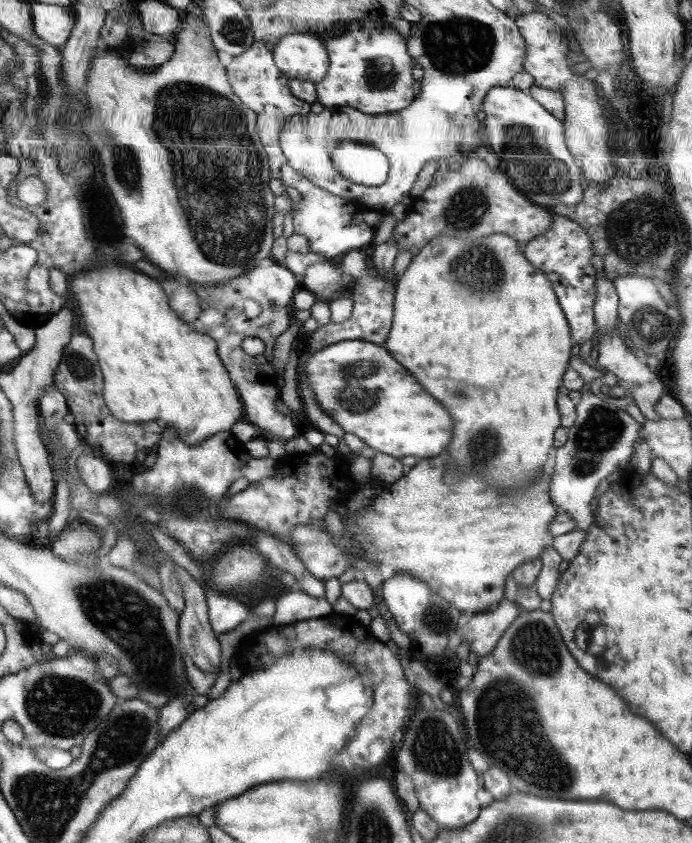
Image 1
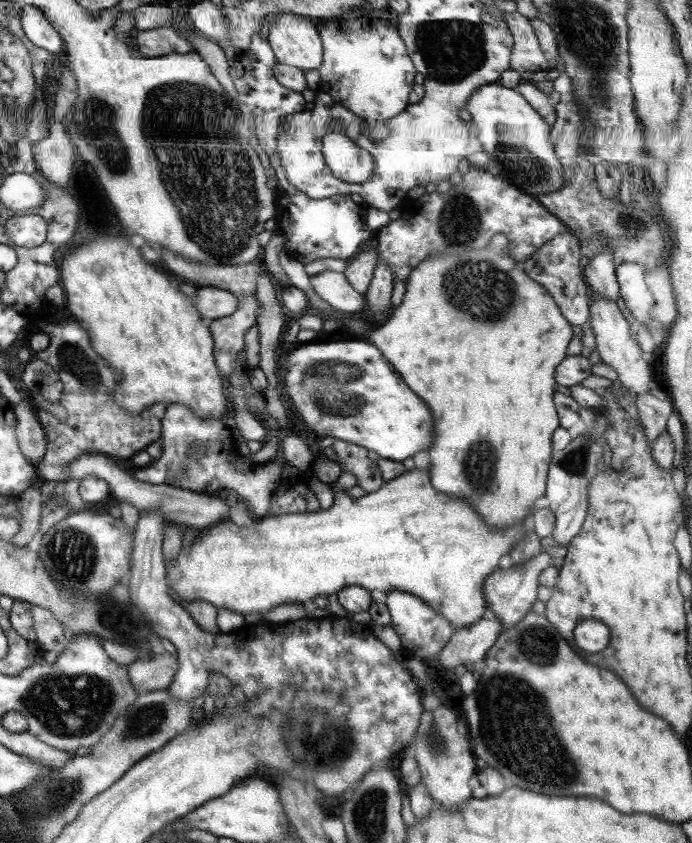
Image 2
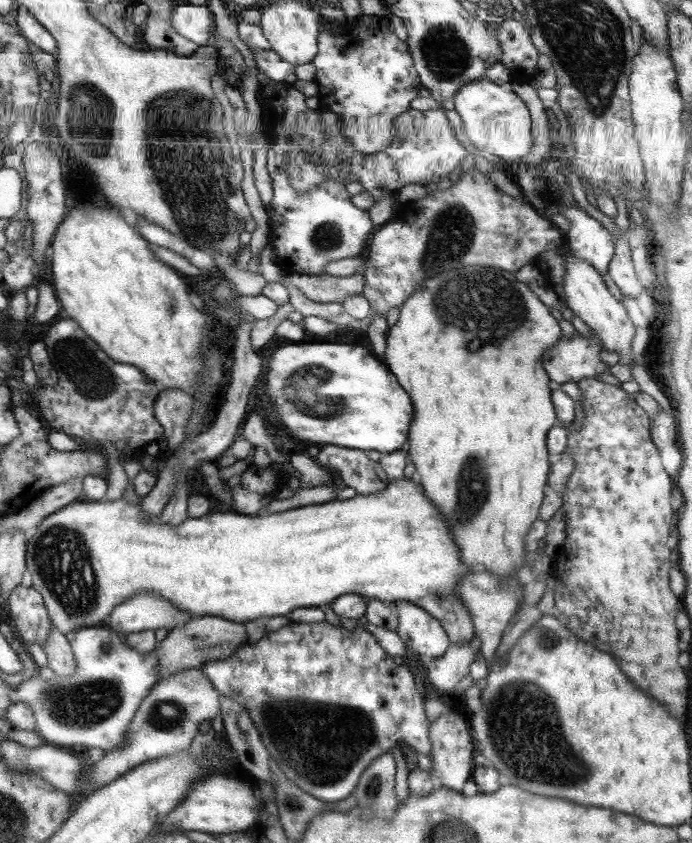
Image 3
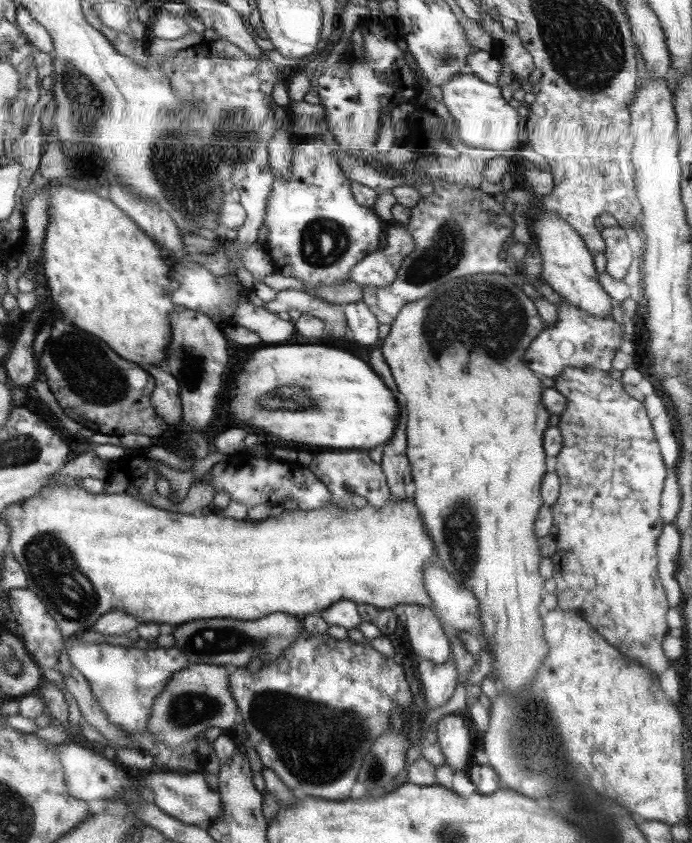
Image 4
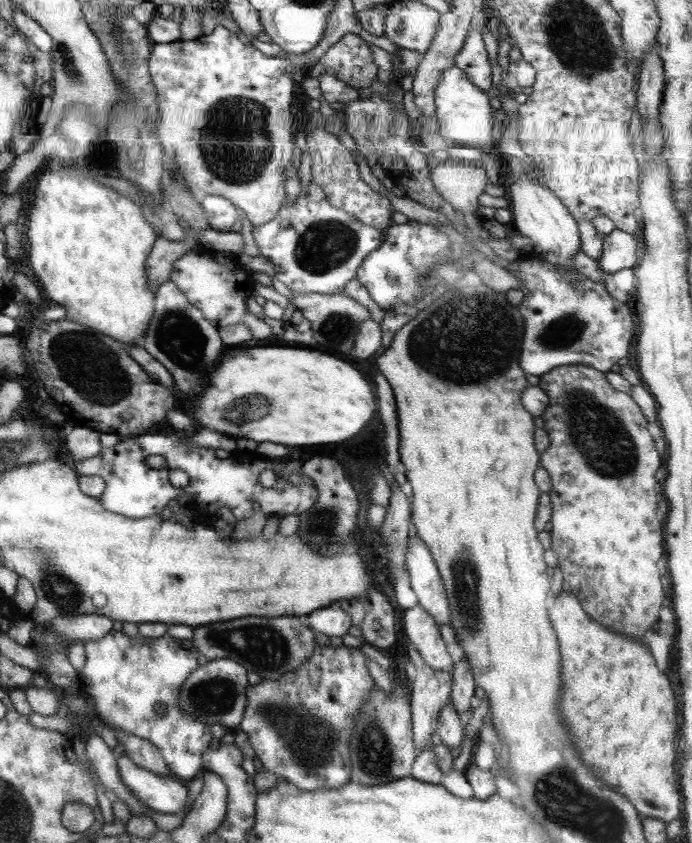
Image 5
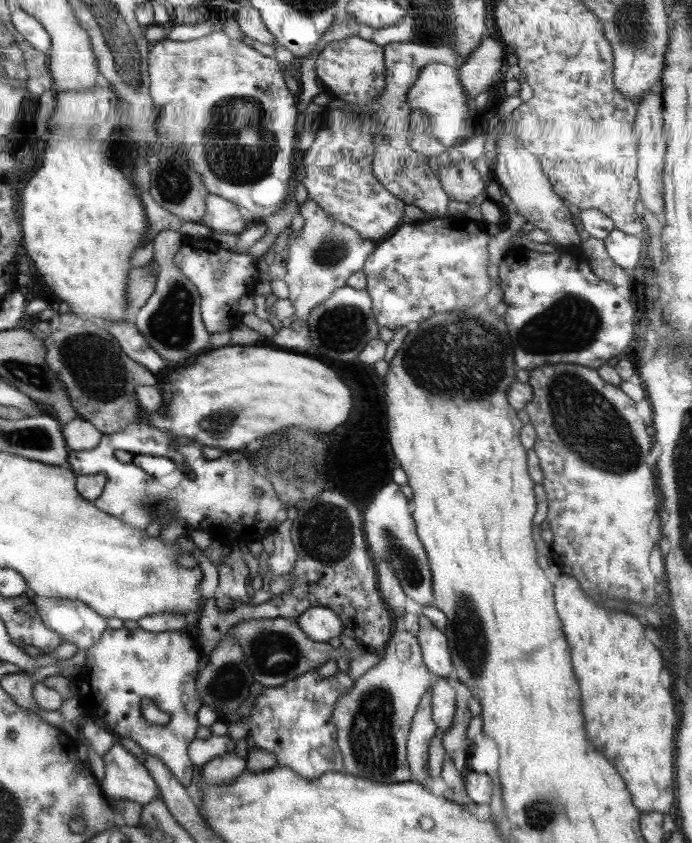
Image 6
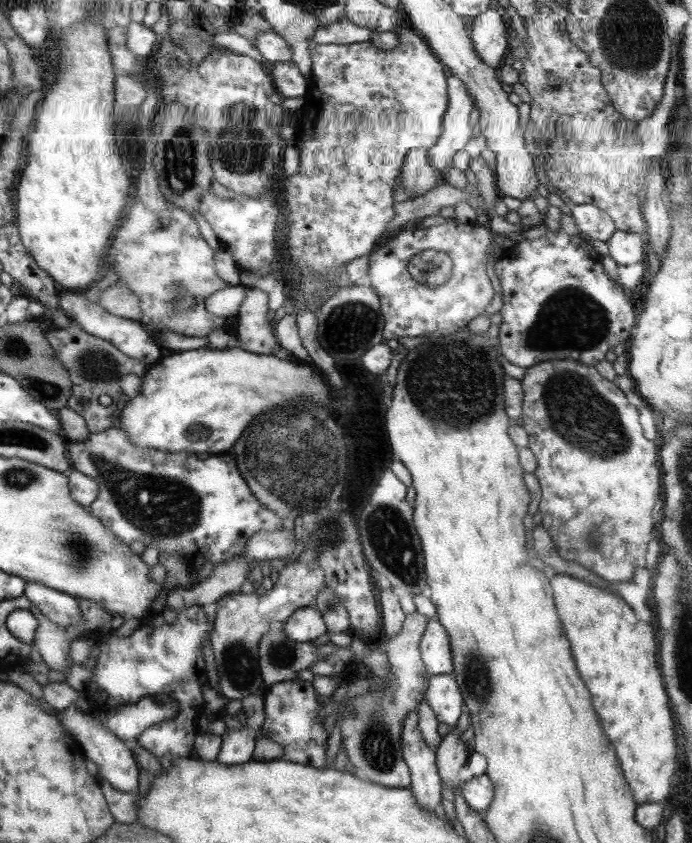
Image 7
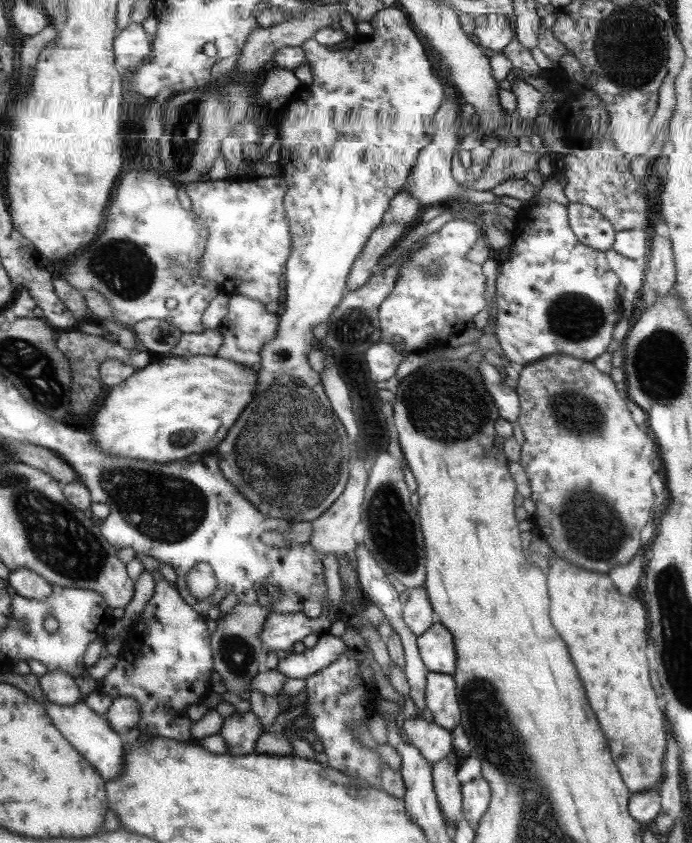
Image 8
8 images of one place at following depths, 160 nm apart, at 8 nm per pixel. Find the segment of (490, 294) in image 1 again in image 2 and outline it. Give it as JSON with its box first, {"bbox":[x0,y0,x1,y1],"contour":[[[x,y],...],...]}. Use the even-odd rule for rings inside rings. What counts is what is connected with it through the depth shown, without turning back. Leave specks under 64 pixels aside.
{"bbox":[279,234,573,529],"contour":[[[496,234],[490,240],[490,245],[482,250],[469,250],[468,252],[461,252],[461,254],[453,254],[452,256],[441,256],[441,254],[428,256],[426,260],[419,262],[410,273],[409,279],[405,284],[404,299],[400,306],[394,310],[392,309],[387,321],[374,329],[370,325],[367,325],[367,322],[361,319],[360,316],[353,317],[346,313],[340,313],[338,310],[332,308],[328,302],[322,301],[322,298],[316,294],[311,285],[311,276],[308,276],[308,273],[305,271],[304,264],[299,263],[285,250],[279,253],[282,268],[289,278],[288,282],[303,290],[309,301],[309,306],[306,306],[306,309],[302,310],[297,316],[290,316],[290,318],[300,319],[307,314],[321,316],[324,320],[335,318],[336,320],[341,320],[341,326],[348,336],[356,336],[356,338],[362,336],[362,340],[374,344],[388,359],[394,370],[402,376],[402,380],[408,384],[408,388],[412,392],[416,392],[424,400],[424,404],[430,408],[430,412],[434,416],[434,442],[428,448],[430,460],[429,467],[427,468],[432,486],[438,492],[466,500],[468,504],[471,504],[473,511],[481,516],[483,523],[489,526],[489,528],[502,529],[513,528],[515,524],[530,518],[530,512],[534,508],[536,500],[545,495],[551,453],[554,452],[552,435],[556,428],[560,427],[559,416],[555,402],[553,401],[557,384],[554,378],[554,368],[567,357],[567,348],[573,335],[572,325],[561,314],[560,308],[558,308],[556,302],[550,297],[550,294],[546,292],[546,289],[529,276],[526,276],[526,273],[520,269],[520,264],[509,257],[509,245],[508,238],[505,235]]]}

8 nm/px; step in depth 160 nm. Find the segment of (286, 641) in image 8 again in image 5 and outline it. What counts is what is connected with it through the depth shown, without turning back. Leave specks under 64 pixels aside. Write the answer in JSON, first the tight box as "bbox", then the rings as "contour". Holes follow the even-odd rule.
{"bbox":[308,606,352,638],"contour":[[[326,606],[313,610],[308,615],[309,627],[329,638],[344,637],[352,626],[350,615],[341,608]]]}

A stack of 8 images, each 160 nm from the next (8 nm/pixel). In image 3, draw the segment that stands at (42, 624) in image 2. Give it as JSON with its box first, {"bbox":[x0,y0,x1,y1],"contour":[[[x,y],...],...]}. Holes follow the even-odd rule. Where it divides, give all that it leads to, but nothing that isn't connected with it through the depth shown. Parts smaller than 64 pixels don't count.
{"bbox":[42,626,74,677],"contour":[[[53,626],[42,648],[48,656],[48,666],[56,673],[56,676],[70,677],[70,675],[74,675],[74,654],[67,635],[62,634]]]}

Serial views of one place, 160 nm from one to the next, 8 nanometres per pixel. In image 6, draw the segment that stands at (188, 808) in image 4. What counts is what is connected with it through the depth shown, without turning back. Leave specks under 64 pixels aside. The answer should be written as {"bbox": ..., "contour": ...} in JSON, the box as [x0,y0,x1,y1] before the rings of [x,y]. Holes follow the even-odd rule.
{"bbox":[100,742,161,806],"contour":[[[119,742],[103,754],[103,763],[105,774],[100,786],[109,801],[126,799],[146,806],[153,798],[161,800],[149,770]]]}

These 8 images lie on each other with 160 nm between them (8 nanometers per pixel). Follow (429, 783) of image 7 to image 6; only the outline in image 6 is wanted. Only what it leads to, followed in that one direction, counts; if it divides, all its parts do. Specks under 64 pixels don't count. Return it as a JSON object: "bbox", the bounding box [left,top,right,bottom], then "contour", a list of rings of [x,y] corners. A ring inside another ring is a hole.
{"bbox":[407,688,437,787],"contour":[[[431,688],[420,700],[407,738],[407,760],[412,775],[420,785],[428,787],[430,779],[429,748],[437,726],[432,718]]]}

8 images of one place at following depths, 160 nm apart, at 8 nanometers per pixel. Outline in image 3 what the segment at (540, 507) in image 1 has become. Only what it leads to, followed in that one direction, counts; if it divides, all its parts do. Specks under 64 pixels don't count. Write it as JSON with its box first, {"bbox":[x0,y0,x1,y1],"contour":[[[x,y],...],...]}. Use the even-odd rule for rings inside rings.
{"bbox":[26,478,475,645],"contour":[[[403,478],[402,480],[391,481],[380,492],[368,495],[357,494],[350,499],[334,499],[324,504],[310,504],[279,513],[261,513],[258,516],[241,515],[234,512],[210,513],[198,518],[188,517],[183,523],[176,526],[162,523],[161,517],[151,519],[151,516],[145,515],[141,507],[142,499],[140,498],[138,504],[132,504],[124,497],[112,501],[107,499],[92,501],[86,498],[74,500],[74,502],[59,508],[54,514],[50,514],[42,522],[39,522],[35,532],[26,541],[26,564],[27,570],[32,576],[32,587],[42,595],[53,626],[62,634],[66,635],[67,632],[80,628],[103,626],[114,607],[126,602],[139,592],[147,590],[147,592],[153,592],[165,598],[170,604],[173,604],[174,608],[181,610],[181,617],[184,613],[190,618],[210,615],[243,624],[250,620],[256,620],[256,618],[262,618],[262,616],[270,616],[270,618],[273,616],[289,616],[296,608],[318,608],[323,604],[333,603],[339,596],[346,593],[359,594],[367,600],[376,599],[380,602],[394,604],[405,600],[418,605],[434,618],[437,618],[444,627],[452,645],[468,643],[475,638],[472,619],[461,604],[461,600],[455,595],[455,584],[462,575],[470,571],[469,566],[462,562],[460,554],[458,554],[458,545],[452,542],[449,528],[443,520],[441,512],[425,495],[422,485],[416,485],[410,479]]]}

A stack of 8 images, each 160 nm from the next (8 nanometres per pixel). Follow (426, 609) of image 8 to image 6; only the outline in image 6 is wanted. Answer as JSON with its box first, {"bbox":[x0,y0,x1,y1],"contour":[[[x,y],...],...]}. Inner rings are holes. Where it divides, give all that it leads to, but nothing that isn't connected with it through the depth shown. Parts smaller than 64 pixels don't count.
{"bbox":[332,628,440,784],"contour":[[[397,628],[385,647],[384,658],[361,676],[346,694],[339,696],[338,702],[334,704],[332,719],[334,719],[337,730],[338,748],[346,765],[347,772],[344,773],[358,776],[358,778],[366,778],[374,783],[393,784],[410,781],[411,770],[407,760],[407,738],[411,722],[416,715],[420,700],[440,678],[428,671],[423,662],[418,637],[413,636],[406,629]]]}

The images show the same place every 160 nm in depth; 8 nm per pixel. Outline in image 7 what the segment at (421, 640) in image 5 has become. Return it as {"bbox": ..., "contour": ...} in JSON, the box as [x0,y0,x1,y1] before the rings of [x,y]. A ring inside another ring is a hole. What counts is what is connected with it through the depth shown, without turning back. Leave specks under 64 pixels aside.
{"bbox":[419,618,454,675],"contour":[[[437,618],[430,619],[419,648],[429,675],[451,675],[454,671],[450,637]]]}

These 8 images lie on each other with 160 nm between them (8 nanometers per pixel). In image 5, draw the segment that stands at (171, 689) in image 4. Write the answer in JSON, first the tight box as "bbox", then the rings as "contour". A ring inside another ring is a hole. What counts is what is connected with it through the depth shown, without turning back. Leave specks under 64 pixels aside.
{"bbox":[176,658,248,728],"contour":[[[228,658],[209,660],[186,679],[180,689],[176,708],[182,710],[184,716],[210,726],[221,724],[228,728],[238,727],[246,711],[248,684],[248,672],[238,662]]]}

